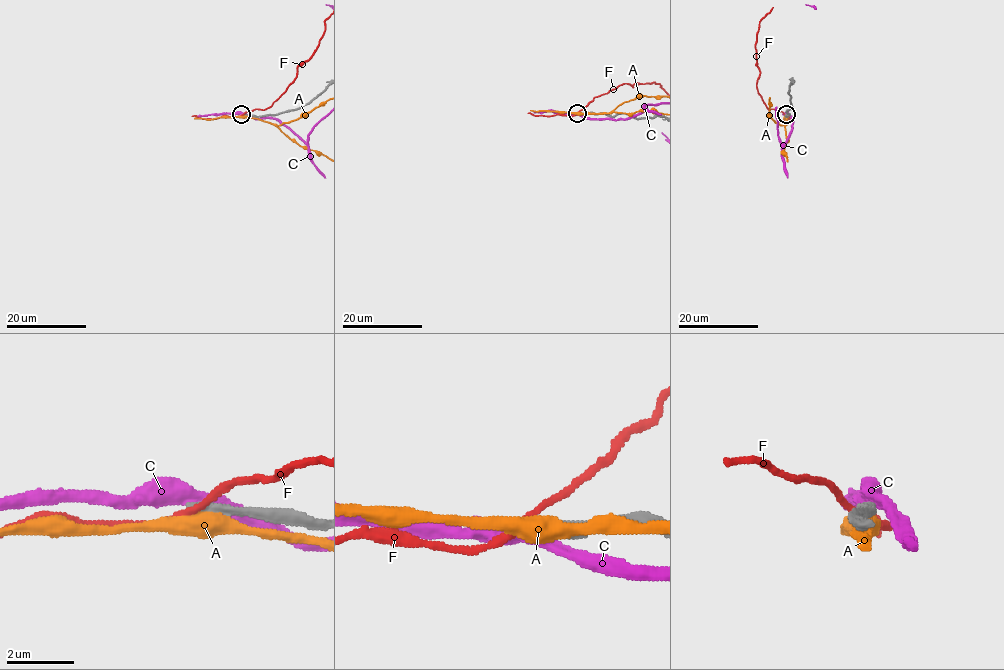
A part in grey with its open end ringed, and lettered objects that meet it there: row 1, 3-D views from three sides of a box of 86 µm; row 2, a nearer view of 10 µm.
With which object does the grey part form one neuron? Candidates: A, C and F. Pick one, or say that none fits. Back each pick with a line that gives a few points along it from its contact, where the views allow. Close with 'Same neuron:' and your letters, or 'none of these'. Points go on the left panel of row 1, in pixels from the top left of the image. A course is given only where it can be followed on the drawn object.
Same neuron: none of these

